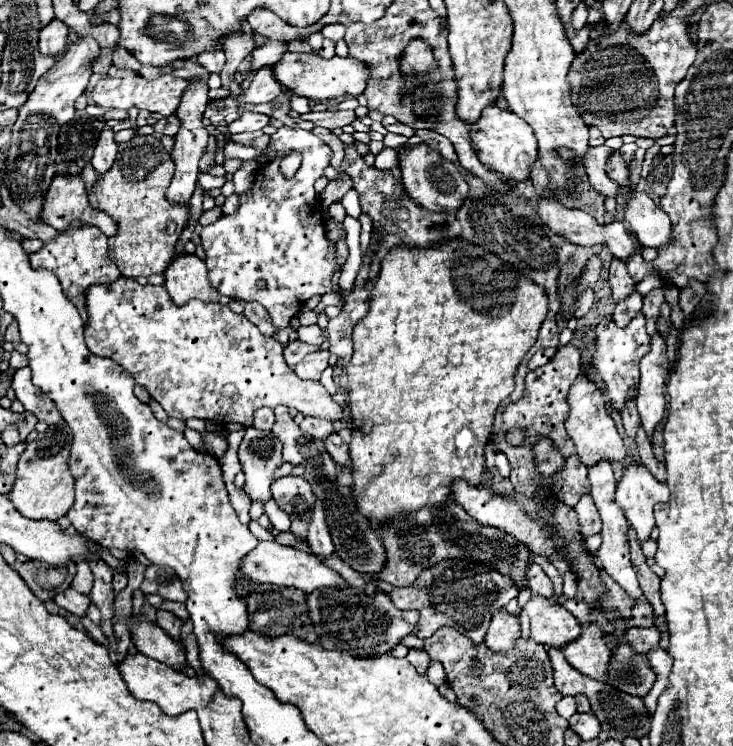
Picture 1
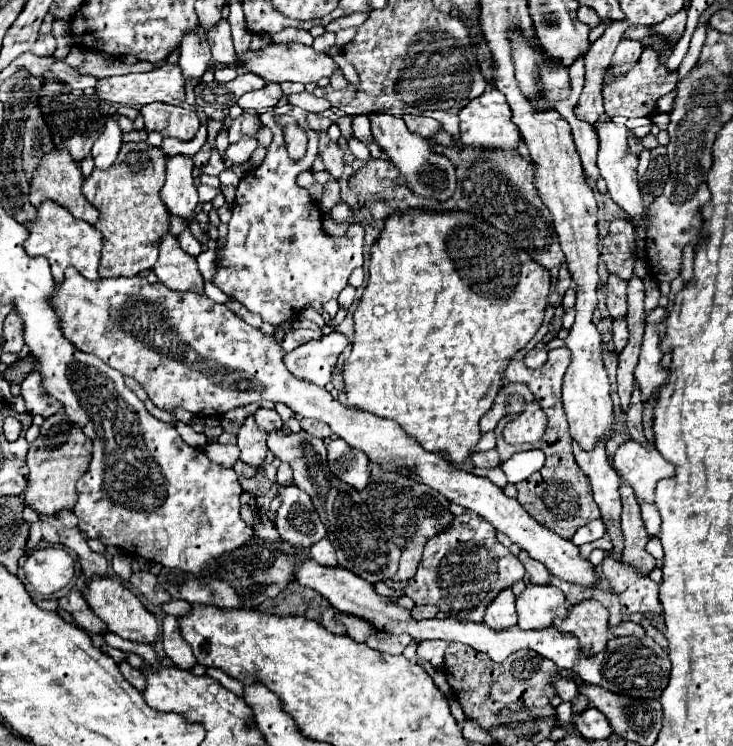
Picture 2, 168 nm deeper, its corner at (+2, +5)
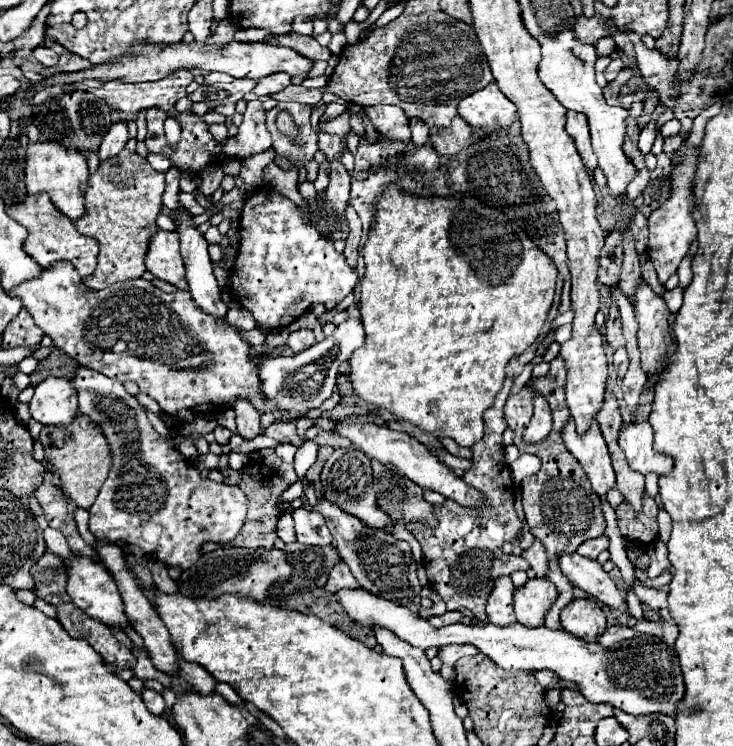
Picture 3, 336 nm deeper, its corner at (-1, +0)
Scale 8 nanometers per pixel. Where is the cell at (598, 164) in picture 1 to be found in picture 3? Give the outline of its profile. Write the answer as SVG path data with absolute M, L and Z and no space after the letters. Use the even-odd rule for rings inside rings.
M570 110L570 114L566 114L566 132L572 136L580 158L584 160L588 170L596 168L596 154L592 152L590 146L590 132L588 132L588 118L582 112L574 112Z

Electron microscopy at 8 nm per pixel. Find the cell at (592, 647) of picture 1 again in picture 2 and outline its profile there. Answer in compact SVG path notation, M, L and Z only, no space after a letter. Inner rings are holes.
M587 599L575 605L565 619L557 619L553 627L563 633L575 635L585 655L597 655L607 645L607 621L609 611L595 599Z

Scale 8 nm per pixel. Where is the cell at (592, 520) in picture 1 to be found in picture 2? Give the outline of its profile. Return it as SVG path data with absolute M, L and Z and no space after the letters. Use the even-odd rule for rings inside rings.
M593 519L593 521L589 521L587 525L583 525L583 527L579 527L579 529L575 531L575 535L573 535L571 541L579 547L579 545L583 545L583 543L601 539L603 535L605 535L605 525L603 525L603 521L601 521L601 519Z

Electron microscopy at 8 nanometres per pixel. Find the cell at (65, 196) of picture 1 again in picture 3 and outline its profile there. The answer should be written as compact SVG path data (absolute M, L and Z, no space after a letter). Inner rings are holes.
M30 142L26 148L26 190L28 194L46 192L52 204L76 222L84 214L84 188L88 180L88 164L80 150L60 146L56 142Z

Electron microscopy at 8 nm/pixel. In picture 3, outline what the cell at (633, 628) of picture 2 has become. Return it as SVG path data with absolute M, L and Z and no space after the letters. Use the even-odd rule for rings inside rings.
M608 626L602 634L600 634L600 638L596 640L600 646L604 646L604 648L612 648L616 642L622 642L622 640L628 640L628 638L632 638L636 634L636 630L634 628L628 628L628 626Z

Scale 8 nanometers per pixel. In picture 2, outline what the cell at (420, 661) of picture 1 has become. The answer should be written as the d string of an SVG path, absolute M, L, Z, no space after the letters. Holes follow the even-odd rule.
M421 641L421 643L417 643L417 657L429 661L433 667L439 667L439 665L443 665L447 645L449 643L445 643L445 641Z

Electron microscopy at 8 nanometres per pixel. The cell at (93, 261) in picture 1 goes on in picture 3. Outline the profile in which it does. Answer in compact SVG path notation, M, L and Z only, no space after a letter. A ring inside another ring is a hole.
M40 192L40 194L34 194L34 196L26 196L24 202L6 204L6 212L8 212L10 218L20 222L28 230L28 238L24 240L24 252L28 256L32 256L42 268L50 266L56 260L68 260L68 262L74 264L74 268L78 270L78 274L82 278L92 274L92 270L96 268L96 258L98 258L98 242L94 238L82 236L76 230L74 222L70 218L66 218L50 202L48 194Z

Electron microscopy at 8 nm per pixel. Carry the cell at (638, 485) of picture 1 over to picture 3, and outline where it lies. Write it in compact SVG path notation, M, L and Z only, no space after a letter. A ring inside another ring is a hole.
M648 422L628 424L626 428L622 428L618 444L624 450L628 464L640 474L654 472L662 476L664 472L670 472L674 466L674 460L670 456L654 450L652 426Z

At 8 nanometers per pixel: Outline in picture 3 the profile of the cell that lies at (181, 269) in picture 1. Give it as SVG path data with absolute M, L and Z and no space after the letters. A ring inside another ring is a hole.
M158 230L150 242L146 252L146 268L160 280L174 284L178 290L186 290L188 282L184 280L184 262L180 256L180 240L178 232Z

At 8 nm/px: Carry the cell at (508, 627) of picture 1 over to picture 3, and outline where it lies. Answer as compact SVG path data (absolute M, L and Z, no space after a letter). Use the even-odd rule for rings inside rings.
M500 576L496 582L494 582L494 588L488 596L488 604L486 604L486 614L488 614L488 620L492 624L512 624L516 622L514 618L514 584L510 580L510 576Z

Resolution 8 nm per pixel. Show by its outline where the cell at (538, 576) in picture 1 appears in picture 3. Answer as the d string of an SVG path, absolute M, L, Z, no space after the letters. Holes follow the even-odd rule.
M534 540L532 546L522 552L522 558L528 560L530 568L534 568L534 572L536 572L538 578L544 578L546 576L548 560L546 560L546 552L544 552L544 546L540 544L540 540Z

